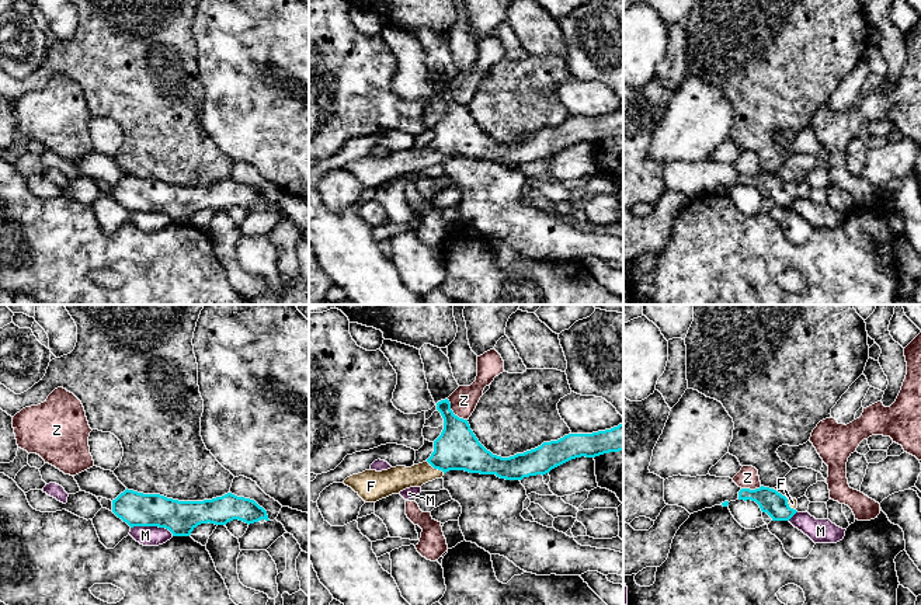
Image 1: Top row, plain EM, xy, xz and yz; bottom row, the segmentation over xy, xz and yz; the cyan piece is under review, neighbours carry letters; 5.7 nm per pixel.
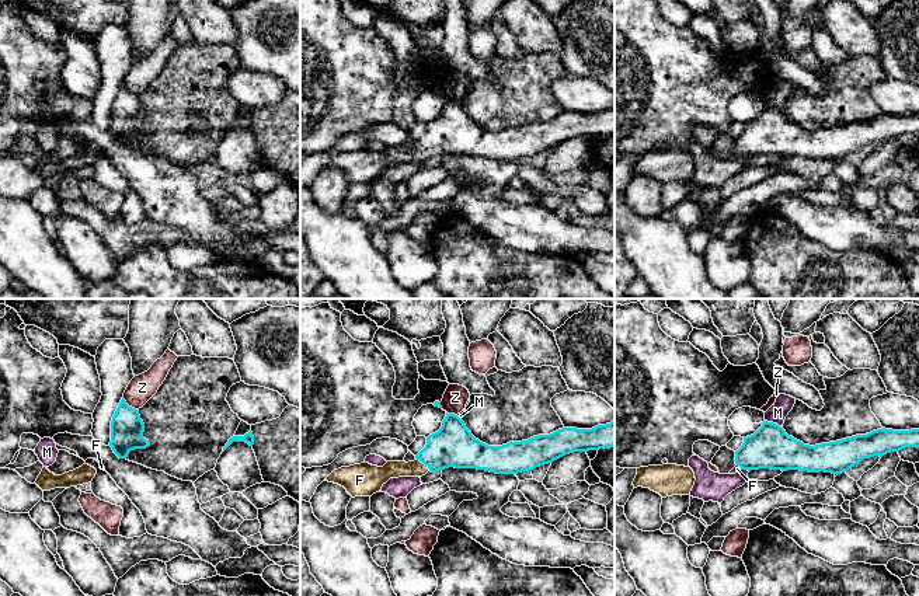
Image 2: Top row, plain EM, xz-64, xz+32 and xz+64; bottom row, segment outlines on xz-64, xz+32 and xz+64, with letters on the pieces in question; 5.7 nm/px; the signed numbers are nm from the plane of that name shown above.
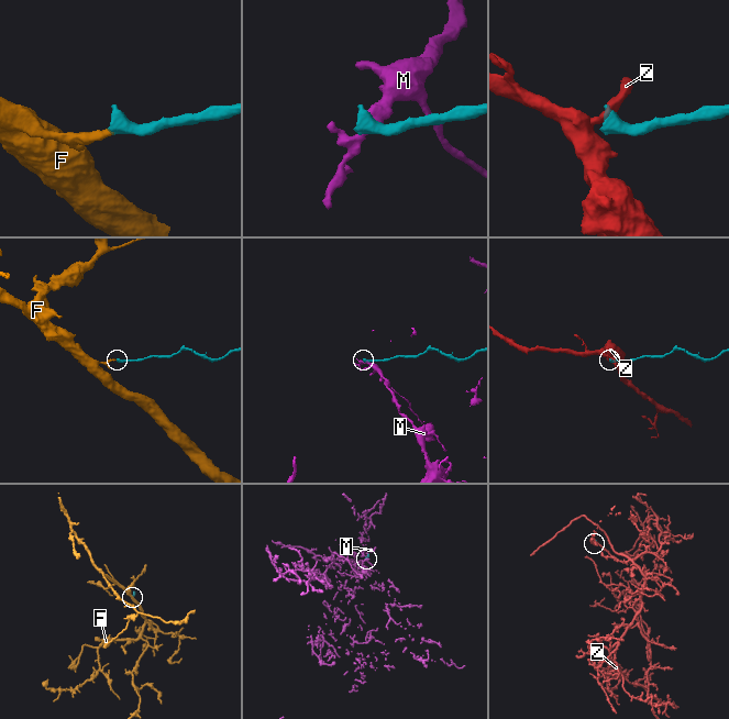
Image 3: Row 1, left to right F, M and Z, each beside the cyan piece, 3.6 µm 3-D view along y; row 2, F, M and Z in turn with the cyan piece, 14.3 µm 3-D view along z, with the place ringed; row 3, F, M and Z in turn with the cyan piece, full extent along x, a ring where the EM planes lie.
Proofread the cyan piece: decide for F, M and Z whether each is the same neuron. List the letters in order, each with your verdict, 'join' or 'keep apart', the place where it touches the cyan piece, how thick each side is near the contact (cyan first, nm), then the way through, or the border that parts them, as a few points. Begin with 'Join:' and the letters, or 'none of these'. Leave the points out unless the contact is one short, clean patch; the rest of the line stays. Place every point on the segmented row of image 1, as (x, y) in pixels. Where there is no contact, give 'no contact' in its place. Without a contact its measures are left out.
Join: F
F: join; meets cyan in xz at (435, 468); 240 nm thick on the cyan side, 140 nm on the other; runs through xz (456, 448), (435, 468), (416, 476), (396, 479)
M: keep apart; meets cyan in xy at (152, 525); 190 nm thick on the cyan side, 110 nm on the other; border along xy (131, 527), (164, 527), (173, 535)
Z: keep apart; meets cyan in xz at (452, 413); 240 nm thick on the cyan side, 160 nm on the other; border along xz (447, 399), (451, 410), (466, 420)

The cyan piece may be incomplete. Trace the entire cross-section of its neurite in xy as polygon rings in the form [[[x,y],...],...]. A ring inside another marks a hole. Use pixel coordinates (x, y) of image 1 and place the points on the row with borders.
[[[126,488],[115,500],[112,500],[112,512],[131,528],[159,526],[168,529],[173,536],[190,536],[198,525],[208,522],[226,525],[233,519],[239,519],[250,525],[261,519],[270,521],[267,511],[254,500],[237,497],[232,493],[204,501],[178,501],[160,494],[143,494]]]

